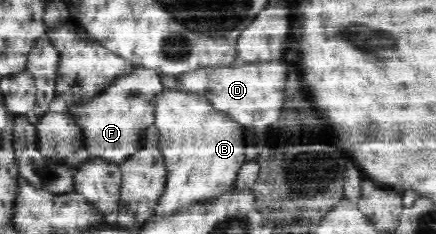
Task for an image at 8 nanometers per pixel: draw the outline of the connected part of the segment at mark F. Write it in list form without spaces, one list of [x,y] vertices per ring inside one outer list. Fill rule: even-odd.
[[[139,65],[129,69],[129,73],[117,75],[103,91],[97,91],[91,99],[73,97],[66,105],[65,113],[81,129],[84,149],[92,157],[103,157],[107,161],[121,163],[123,157],[129,157],[139,150],[144,141],[144,130],[154,125],[156,97],[163,91],[161,74],[151,67]]]

